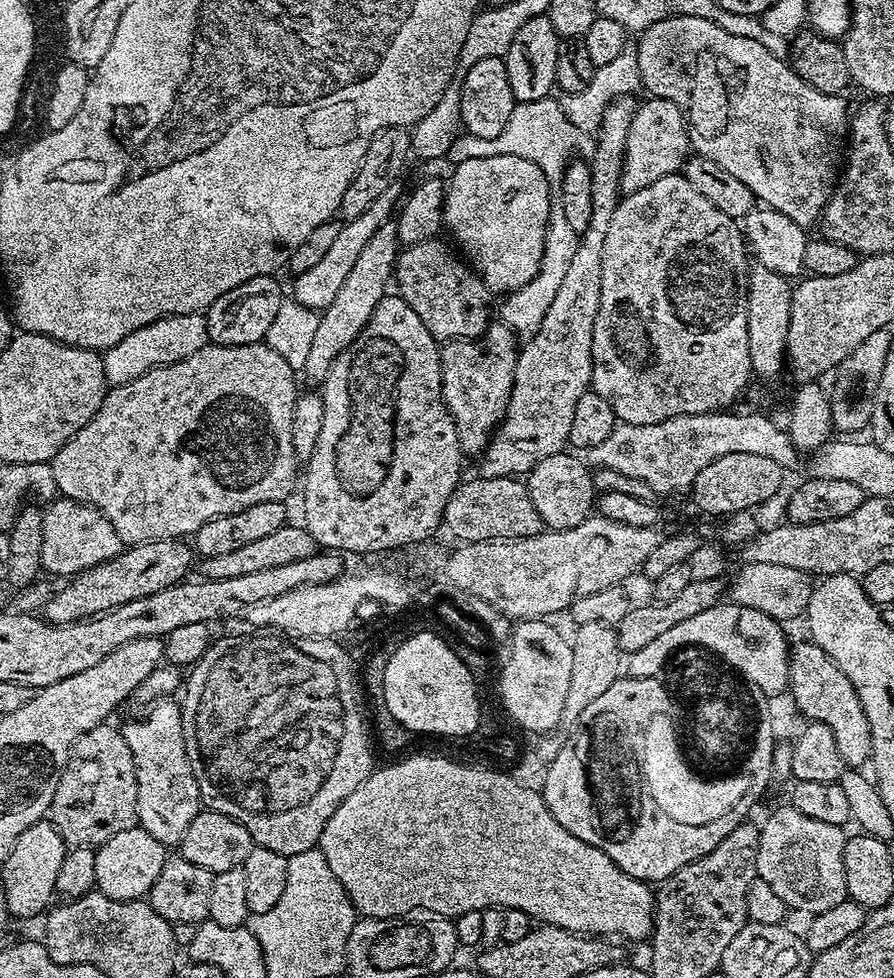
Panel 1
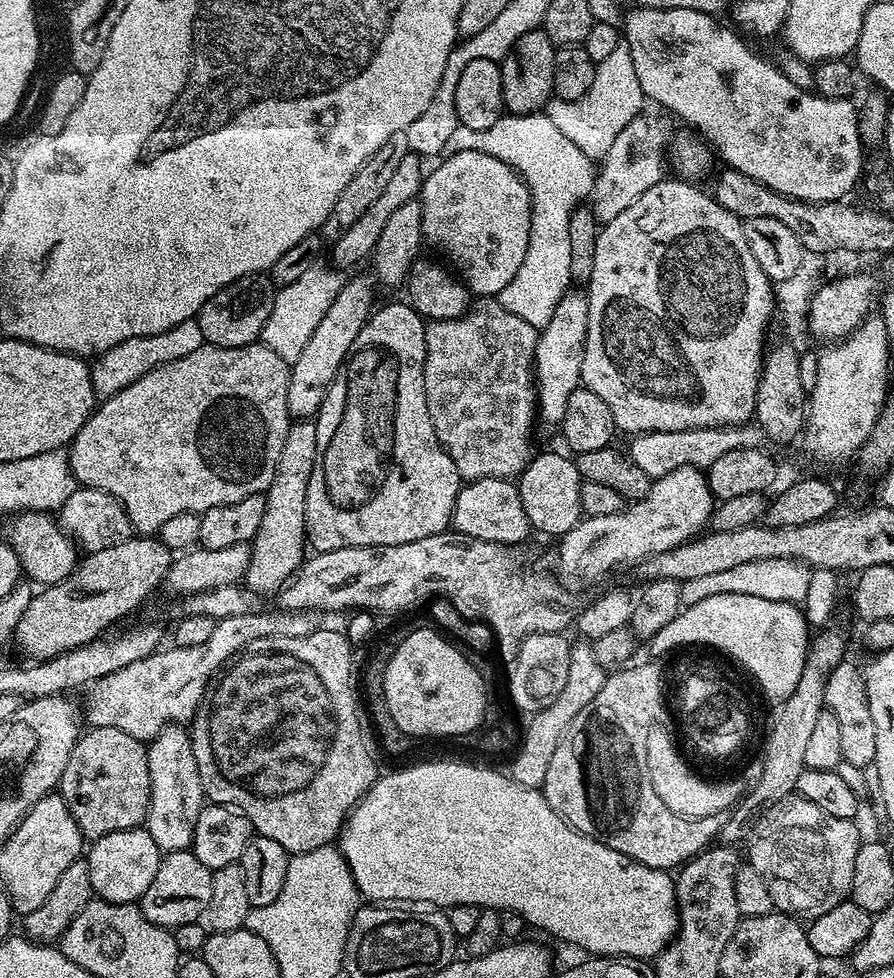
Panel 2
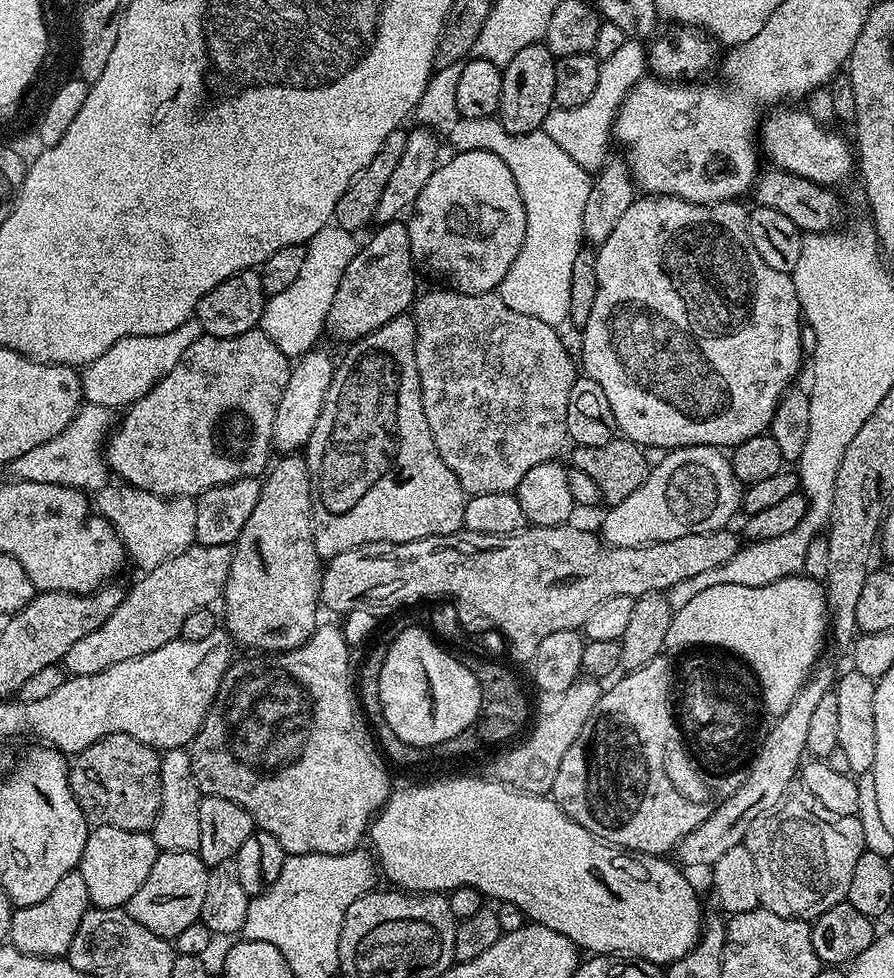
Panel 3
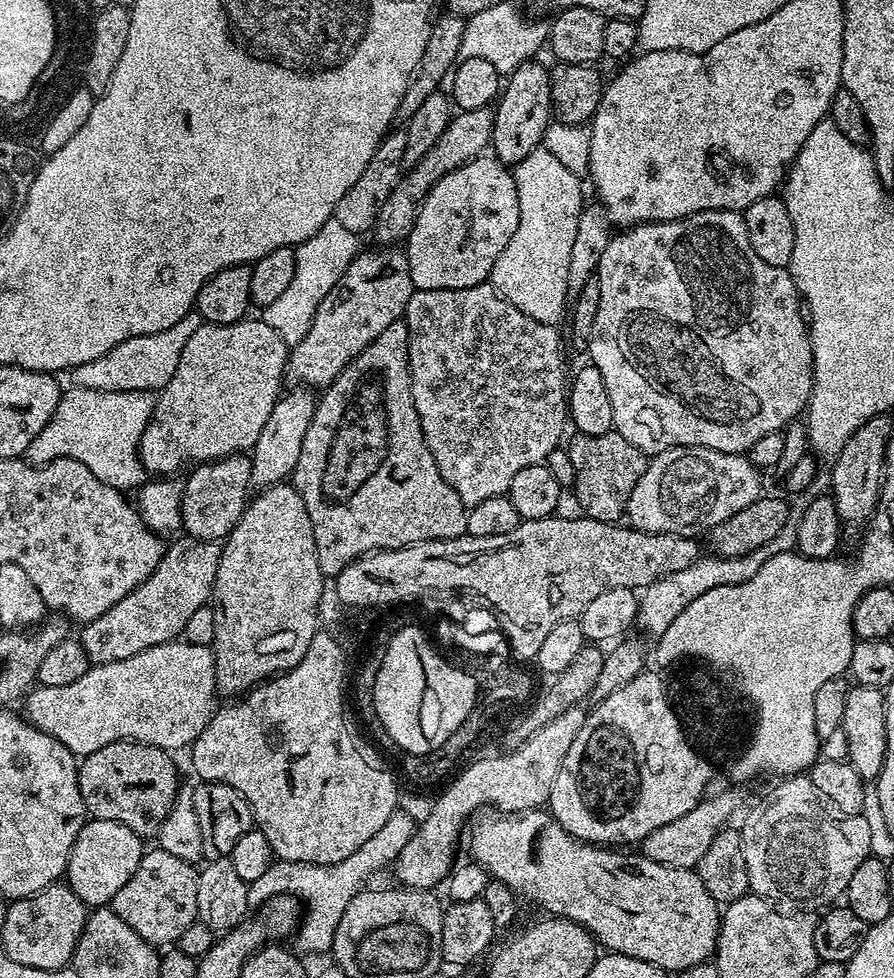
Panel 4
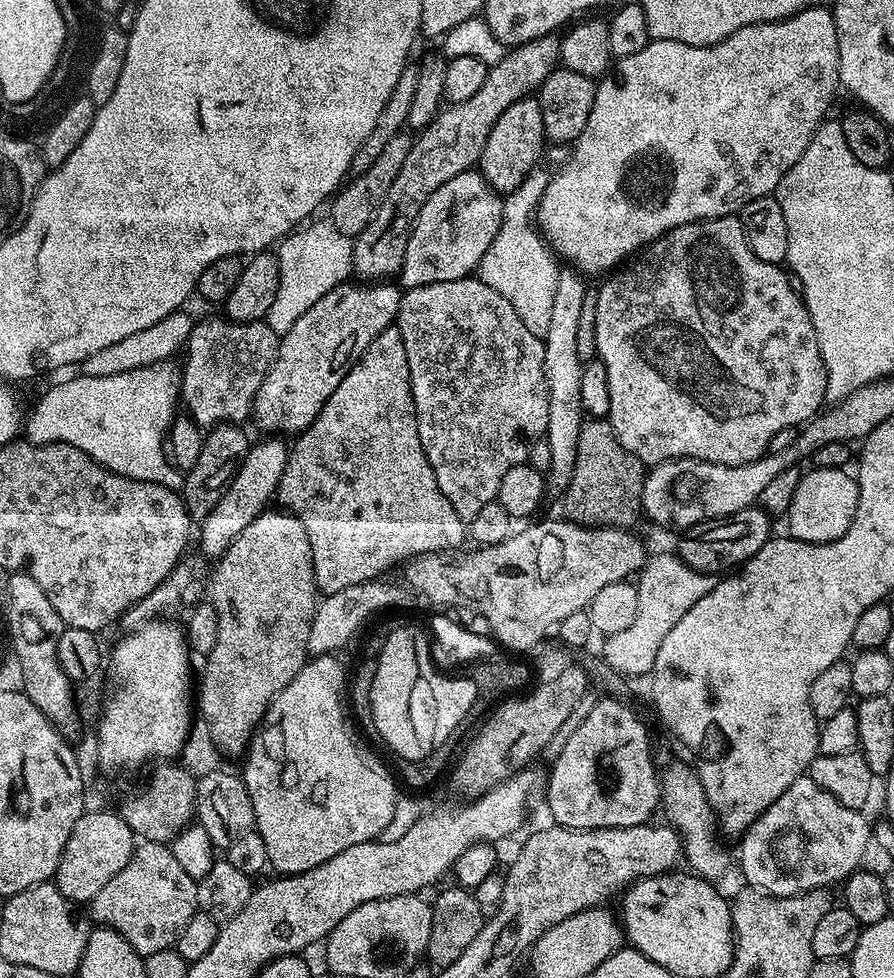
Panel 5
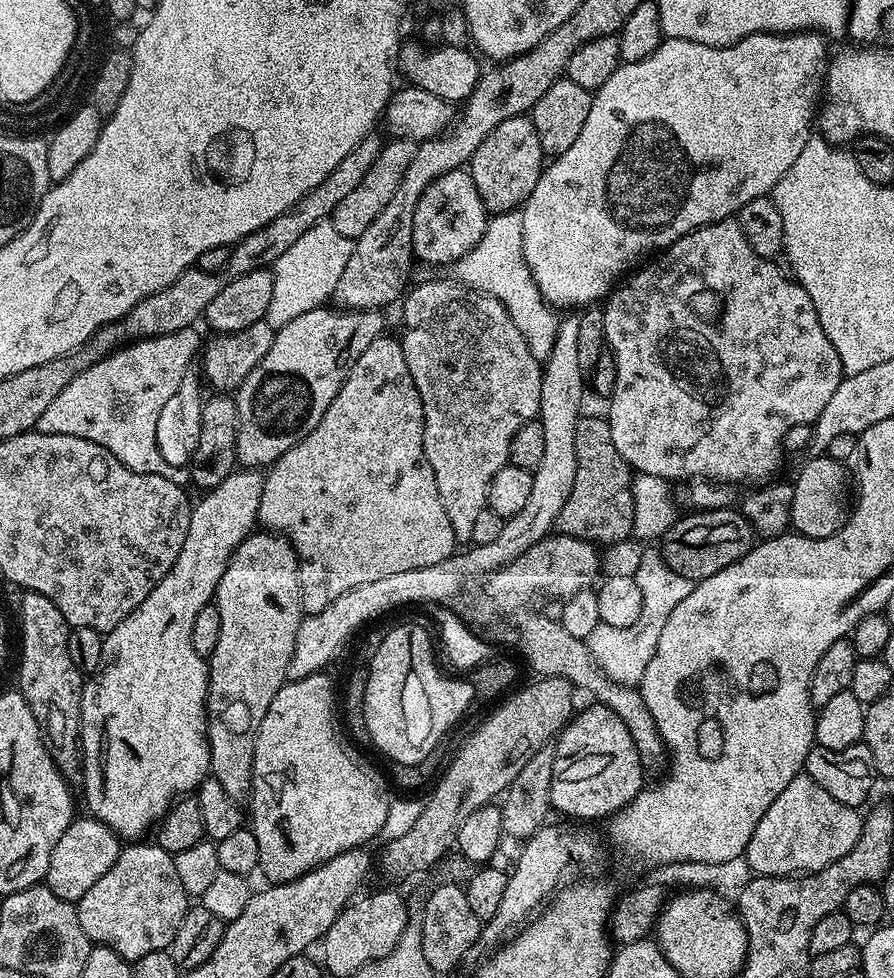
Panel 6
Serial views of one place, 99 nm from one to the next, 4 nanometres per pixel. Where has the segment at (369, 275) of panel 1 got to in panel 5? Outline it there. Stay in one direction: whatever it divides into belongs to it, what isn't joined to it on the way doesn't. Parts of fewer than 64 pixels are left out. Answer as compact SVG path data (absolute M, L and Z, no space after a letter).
M280 438L260 439L264 440L258 441L257 444L255 441L249 447L243 466L228 483L228 489L222 494L222 498L218 498L214 510L210 510L210 514L204 517L199 525L200 548L205 552L205 557L221 556L230 546L230 542L234 542L234 538L238 538L238 534L246 530L246 526L250 526L250 522L254 522L254 518L258 518L260 513L265 511L267 504L264 503L275 497L278 482L282 480L282 470L286 470L289 445L283 444L280 441L283 439Z

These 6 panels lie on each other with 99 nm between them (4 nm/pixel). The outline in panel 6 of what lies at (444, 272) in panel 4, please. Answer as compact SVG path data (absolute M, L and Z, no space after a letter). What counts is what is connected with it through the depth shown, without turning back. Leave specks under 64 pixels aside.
M471 171L444 172L430 181L414 210L412 250L417 261L455 265L482 238L490 213L474 186Z

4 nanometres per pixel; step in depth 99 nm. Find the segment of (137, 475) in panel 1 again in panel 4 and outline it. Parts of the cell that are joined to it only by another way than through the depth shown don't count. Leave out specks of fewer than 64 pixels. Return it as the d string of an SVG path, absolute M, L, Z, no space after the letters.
M243 318L232 324L202 322L186 342L174 378L170 378L156 396L152 417L148 419L140 443L140 461L144 463L145 473L168 478L179 468L187 469L207 464L209 460L247 453L254 442L258 442L258 434L262 434L262 426L266 426L266 418L270 418L270 410L274 410L282 395L289 351L289 344L282 342L263 318Z

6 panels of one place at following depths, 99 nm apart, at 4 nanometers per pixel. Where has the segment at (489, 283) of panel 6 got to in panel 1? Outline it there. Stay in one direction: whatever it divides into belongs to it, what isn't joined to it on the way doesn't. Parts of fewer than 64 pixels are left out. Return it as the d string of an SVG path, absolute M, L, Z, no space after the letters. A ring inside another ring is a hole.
M547 96L534 102L517 102L514 114L506 121L506 127L498 138L478 138L461 134L457 136L454 146L450 146L446 160L449 165L461 164L470 158L490 158L498 154L514 154L514 158L526 158L526 162L534 162L538 170L550 182L558 182L564 177L568 164L579 153L581 157L591 158L596 152L596 141L589 133L578 130L570 118L566 118L564 105L559 99ZM553 210L546 226L546 242L538 274L534 274L534 278L530 278L530 282L517 292L507 293L501 299L504 300L501 304L499 301L499 323L506 325L521 341L527 342L530 338L534 338L534 334L538 334L538 326L542 326L542 318L546 318L546 310L550 310L550 302L554 302L554 297L565 278L566 269L570 267L570 262L574 258L577 239L578 233L570 230L564 215L559 210Z

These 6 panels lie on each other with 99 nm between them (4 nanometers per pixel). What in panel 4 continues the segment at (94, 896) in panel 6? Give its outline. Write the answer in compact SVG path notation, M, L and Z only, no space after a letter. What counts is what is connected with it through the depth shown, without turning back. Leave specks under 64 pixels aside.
M158 846L145 851L140 860L138 870L134 870L134 878L114 894L110 905L114 914L134 930L150 945L172 946L182 938L186 926L197 923L198 917L198 872L190 862L182 862L182 858L174 858L174 854L166 854Z

